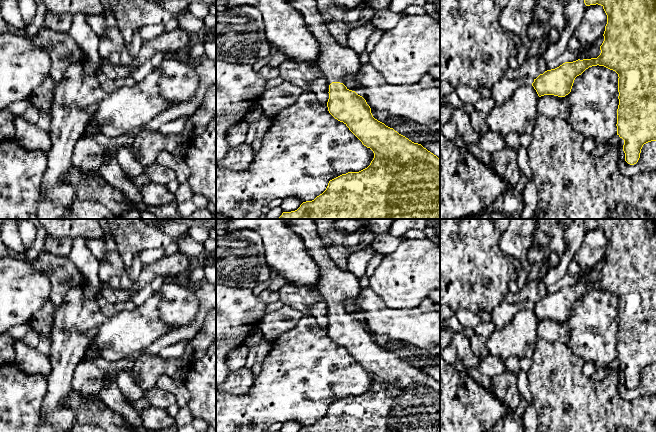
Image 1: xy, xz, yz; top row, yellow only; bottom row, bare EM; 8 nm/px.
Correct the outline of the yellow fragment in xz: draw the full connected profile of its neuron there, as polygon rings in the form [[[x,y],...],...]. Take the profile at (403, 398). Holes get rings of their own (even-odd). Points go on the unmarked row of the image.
[[[283,219],[298,234],[307,253],[319,268],[318,290],[329,309],[327,331],[329,337],[343,346],[349,354],[374,377],[370,389],[359,396],[348,396],[329,405],[326,414],[312,425],[303,426],[299,432],[440,432],[440,382],[421,368],[414,367],[393,352],[375,343],[366,324],[345,309],[345,301],[360,292],[359,279],[350,271],[341,270],[331,259],[318,233],[314,219]]]

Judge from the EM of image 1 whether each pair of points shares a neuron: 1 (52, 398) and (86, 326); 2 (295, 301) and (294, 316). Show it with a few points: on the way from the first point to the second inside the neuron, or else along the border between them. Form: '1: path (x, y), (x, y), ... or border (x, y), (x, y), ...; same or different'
1: path (60, 378), (64, 355), (71, 338); same
2: border (284, 304), (299, 310), (304, 315); different

